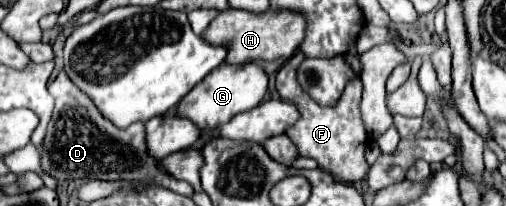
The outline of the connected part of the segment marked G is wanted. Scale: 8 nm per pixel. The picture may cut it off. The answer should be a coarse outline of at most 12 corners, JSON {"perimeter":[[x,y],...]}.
{"perimeter":[[222,63],[176,107],[200,131],[260,105],[268,75]]}

